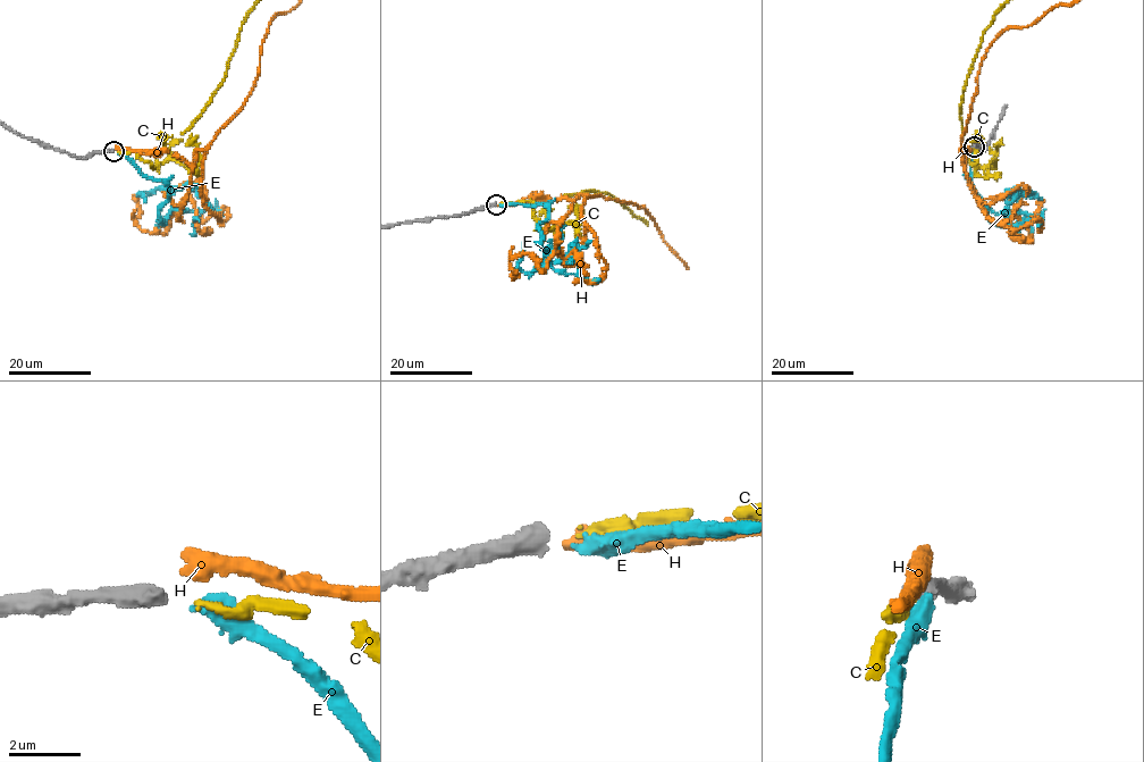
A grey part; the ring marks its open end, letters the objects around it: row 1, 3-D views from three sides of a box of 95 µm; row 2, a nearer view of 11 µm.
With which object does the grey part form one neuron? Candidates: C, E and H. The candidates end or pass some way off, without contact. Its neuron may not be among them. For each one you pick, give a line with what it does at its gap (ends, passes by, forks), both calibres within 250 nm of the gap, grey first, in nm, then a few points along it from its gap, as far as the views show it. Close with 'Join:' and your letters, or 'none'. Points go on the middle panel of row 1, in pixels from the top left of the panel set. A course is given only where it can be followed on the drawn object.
C: it ends | 500/180 nm
Join: C

